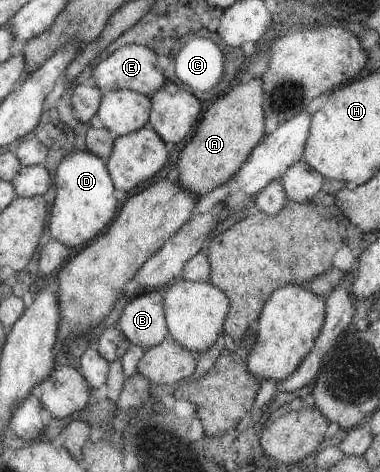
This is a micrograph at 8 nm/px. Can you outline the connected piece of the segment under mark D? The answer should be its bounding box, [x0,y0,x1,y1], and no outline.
[37,150,117,275]

